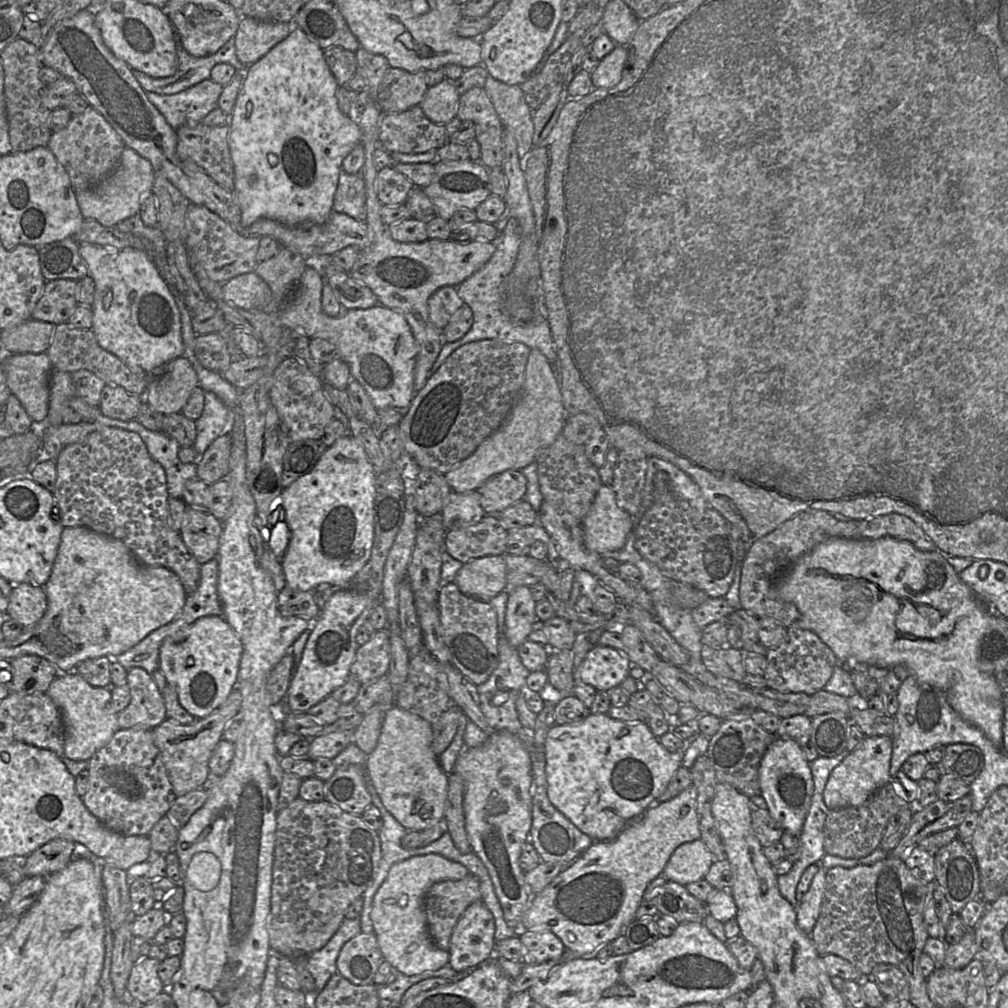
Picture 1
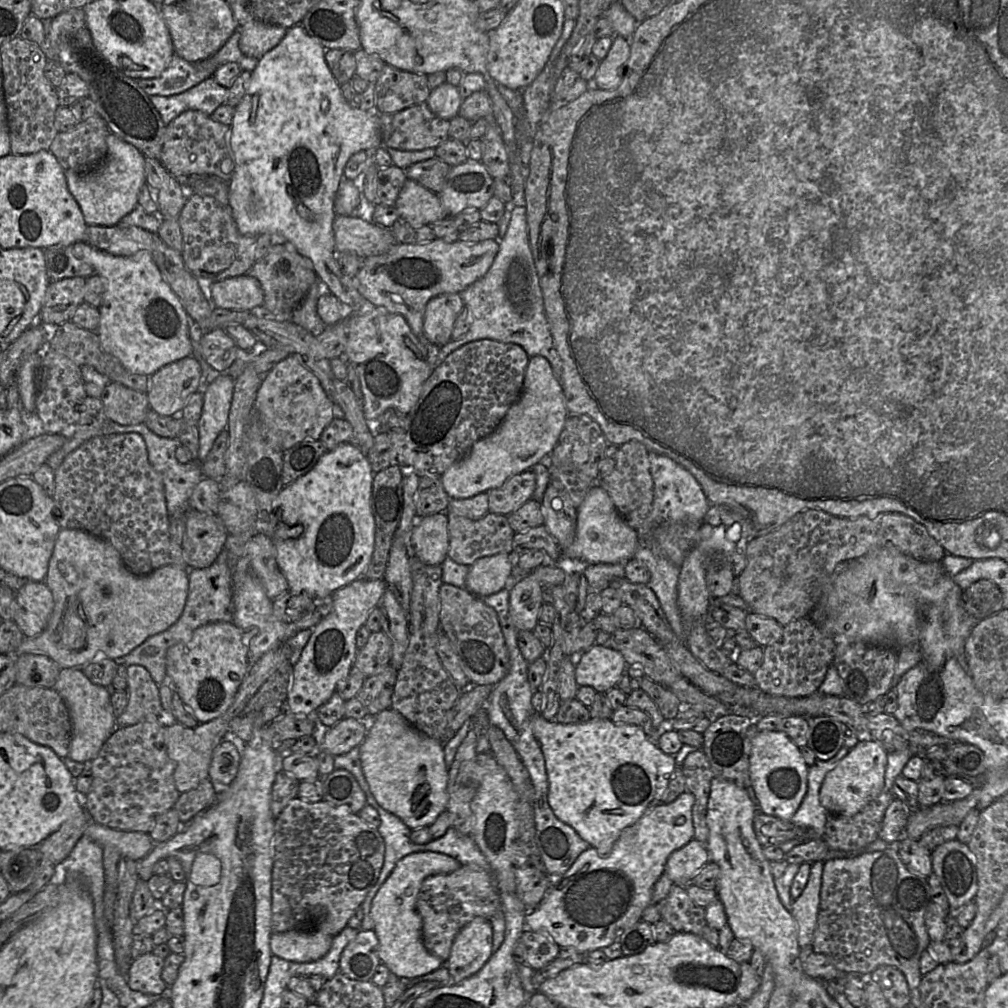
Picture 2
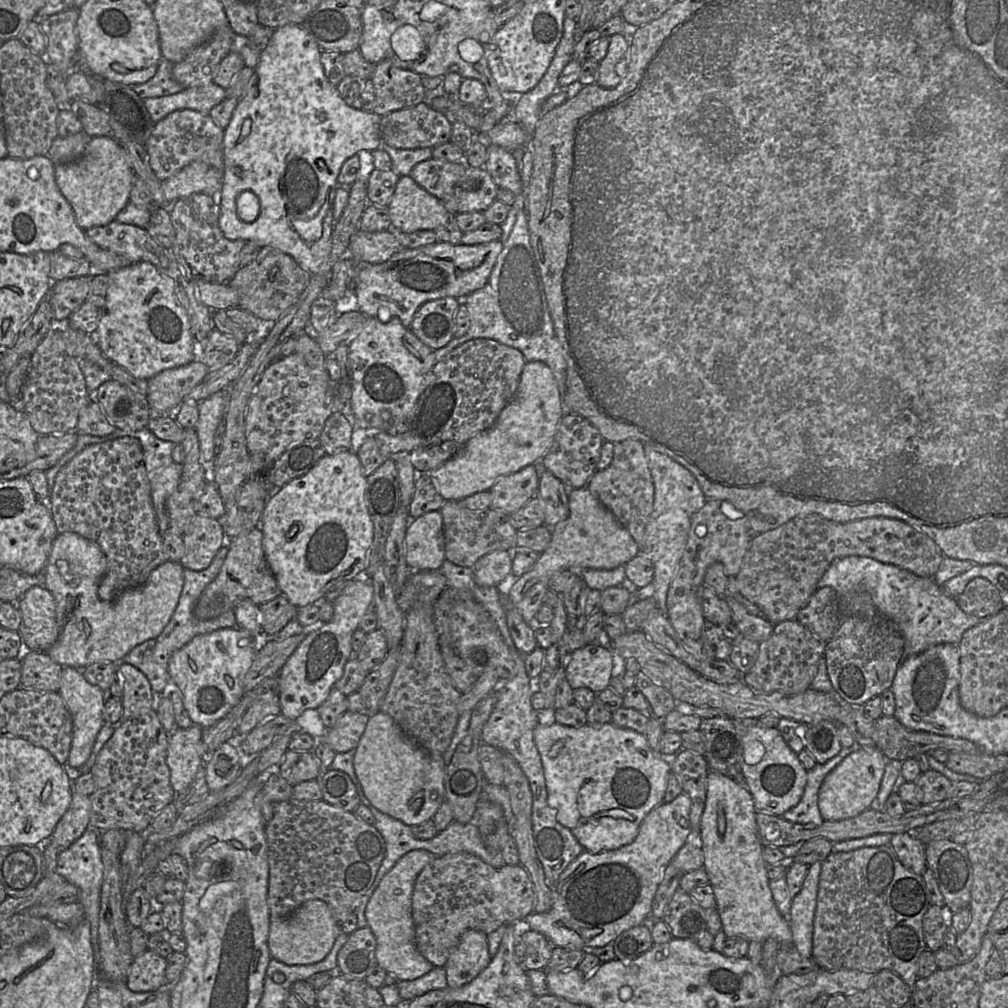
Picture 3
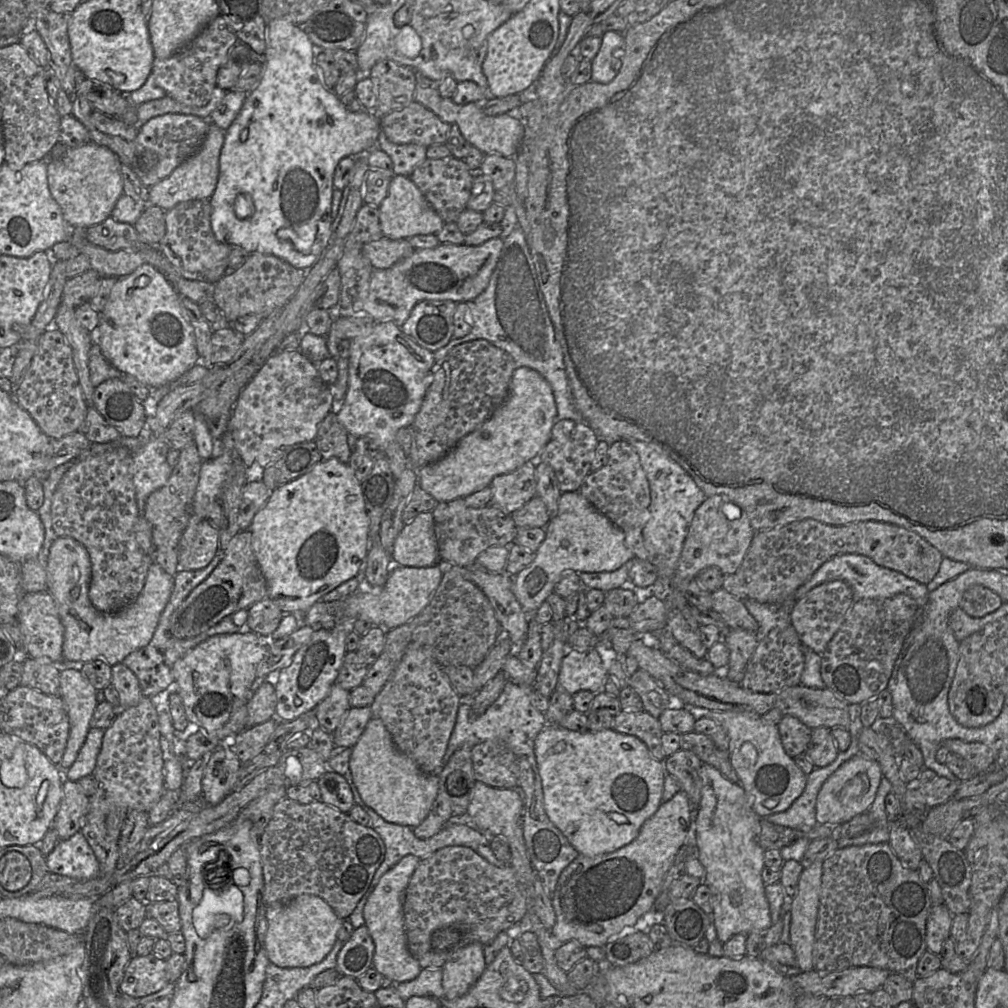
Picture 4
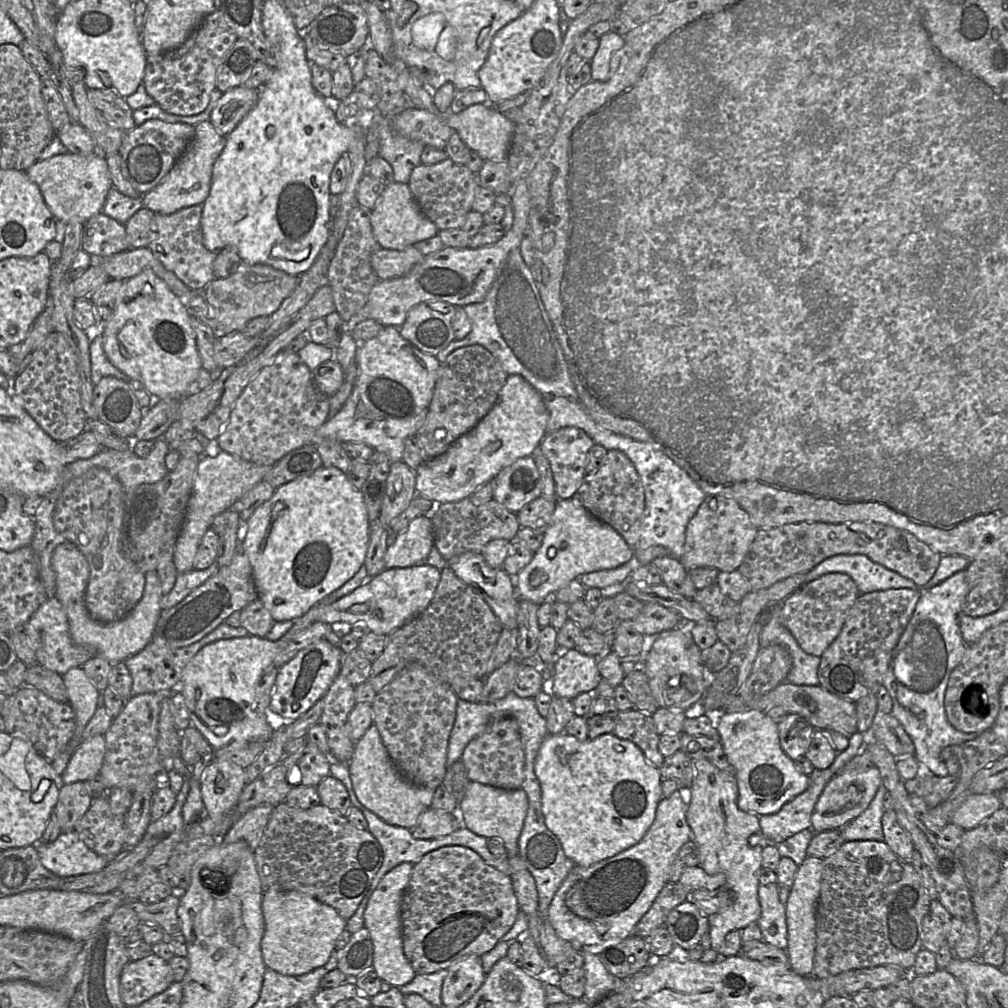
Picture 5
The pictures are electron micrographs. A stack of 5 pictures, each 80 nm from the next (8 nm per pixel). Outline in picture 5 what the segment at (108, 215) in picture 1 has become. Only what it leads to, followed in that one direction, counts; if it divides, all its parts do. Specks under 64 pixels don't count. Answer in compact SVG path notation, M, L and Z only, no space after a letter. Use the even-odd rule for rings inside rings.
M67 152L31 165L25 173L35 182L46 205L56 219L65 223L87 221L102 212L109 189L113 186L106 159L101 152L78 155Z

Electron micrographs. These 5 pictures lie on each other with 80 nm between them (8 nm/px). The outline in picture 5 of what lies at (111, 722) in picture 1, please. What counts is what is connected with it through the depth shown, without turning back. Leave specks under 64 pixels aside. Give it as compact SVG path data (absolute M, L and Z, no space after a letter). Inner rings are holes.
M75 667L63 675L68 693L68 703L76 716L74 739L81 739L82 733L97 708L98 690L91 683L83 668Z

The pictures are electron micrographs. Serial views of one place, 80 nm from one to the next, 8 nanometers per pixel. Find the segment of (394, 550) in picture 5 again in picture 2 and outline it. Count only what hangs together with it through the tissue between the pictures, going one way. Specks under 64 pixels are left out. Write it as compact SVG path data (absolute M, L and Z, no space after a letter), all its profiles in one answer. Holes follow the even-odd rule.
M446 512L418 519L410 535L412 555L426 565L439 565L447 557L448 518Z

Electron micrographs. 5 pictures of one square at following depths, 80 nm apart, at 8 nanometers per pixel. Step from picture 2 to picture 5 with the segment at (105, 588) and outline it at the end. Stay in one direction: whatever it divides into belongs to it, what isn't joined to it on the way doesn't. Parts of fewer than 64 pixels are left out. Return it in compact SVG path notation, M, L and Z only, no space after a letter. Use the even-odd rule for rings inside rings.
M71 542L58 545L52 554L51 566L56 576L56 598L66 613L70 635L74 643L95 649L96 656L103 657L110 664L124 662L142 651L151 641L157 621L163 610L164 595L157 570L145 574L142 598L123 619L111 623L95 621L89 614L84 601L88 585L89 565L80 550Z

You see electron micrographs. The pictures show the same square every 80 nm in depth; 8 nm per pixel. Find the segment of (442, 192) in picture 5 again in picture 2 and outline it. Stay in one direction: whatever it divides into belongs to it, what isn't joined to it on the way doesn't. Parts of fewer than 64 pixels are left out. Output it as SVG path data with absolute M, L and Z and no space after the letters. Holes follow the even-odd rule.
M433 157L417 162L404 171L407 179L414 180L428 190L438 194L444 186L446 176L450 169L451 167L443 160Z

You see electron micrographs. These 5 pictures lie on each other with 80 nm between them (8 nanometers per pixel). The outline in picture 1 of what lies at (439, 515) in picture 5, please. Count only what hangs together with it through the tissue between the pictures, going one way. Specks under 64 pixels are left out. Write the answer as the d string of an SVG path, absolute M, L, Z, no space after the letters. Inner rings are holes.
M485 515L484 518L476 524L455 521L446 533L444 550L463 564L476 558L503 555L506 553L508 532L509 530L503 526L497 518L497 515Z

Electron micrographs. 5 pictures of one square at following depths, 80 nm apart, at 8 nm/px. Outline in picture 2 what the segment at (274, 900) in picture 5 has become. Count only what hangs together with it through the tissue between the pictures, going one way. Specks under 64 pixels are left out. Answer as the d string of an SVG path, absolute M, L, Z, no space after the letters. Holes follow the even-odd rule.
M315 927L272 933L269 944L272 956L289 962L307 963L325 956L332 940L332 936Z

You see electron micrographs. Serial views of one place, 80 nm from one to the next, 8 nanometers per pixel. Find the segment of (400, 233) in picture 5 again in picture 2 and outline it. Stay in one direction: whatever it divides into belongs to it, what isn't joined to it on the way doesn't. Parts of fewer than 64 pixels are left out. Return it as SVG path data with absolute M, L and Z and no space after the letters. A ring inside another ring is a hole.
M411 179L405 181L394 207L399 220L413 227L431 225L447 217L438 195Z

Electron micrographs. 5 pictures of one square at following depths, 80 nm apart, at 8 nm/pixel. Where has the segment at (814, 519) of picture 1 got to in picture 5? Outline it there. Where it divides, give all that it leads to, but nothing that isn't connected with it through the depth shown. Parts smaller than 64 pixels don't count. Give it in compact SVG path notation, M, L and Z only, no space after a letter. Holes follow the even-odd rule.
M799 522L771 529L759 529L739 571L749 581L752 591L768 588L791 576L806 573L824 560L836 555L865 555L887 569L913 581L923 588L935 574L941 555L911 533L874 522L830 524L823 522Z

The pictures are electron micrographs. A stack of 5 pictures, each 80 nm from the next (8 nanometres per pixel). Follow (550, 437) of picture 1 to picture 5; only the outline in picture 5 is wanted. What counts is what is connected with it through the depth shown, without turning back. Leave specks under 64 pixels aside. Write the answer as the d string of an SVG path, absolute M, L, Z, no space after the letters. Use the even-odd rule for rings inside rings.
M518 374L509 375L489 413L467 433L454 441L441 455L425 460L415 470L416 493L436 504L469 498L480 486L493 481L496 475L517 459L532 456L546 435L548 411L540 394Z

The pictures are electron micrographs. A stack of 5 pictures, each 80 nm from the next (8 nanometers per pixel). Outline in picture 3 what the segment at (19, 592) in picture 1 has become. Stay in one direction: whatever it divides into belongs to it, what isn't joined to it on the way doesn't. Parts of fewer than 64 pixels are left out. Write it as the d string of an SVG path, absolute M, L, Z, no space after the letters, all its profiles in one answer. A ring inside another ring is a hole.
M43 586L31 587L17 603L21 615L19 634L27 651L46 652L59 635L55 600Z

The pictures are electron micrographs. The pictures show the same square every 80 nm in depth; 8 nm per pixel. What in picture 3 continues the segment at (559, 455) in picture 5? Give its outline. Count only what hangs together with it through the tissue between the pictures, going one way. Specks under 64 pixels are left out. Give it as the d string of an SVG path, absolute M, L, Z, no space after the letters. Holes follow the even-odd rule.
M565 413L561 418L551 448L541 459L542 465L557 477L568 489L586 487L597 471L596 465L604 439L590 422L574 413Z

